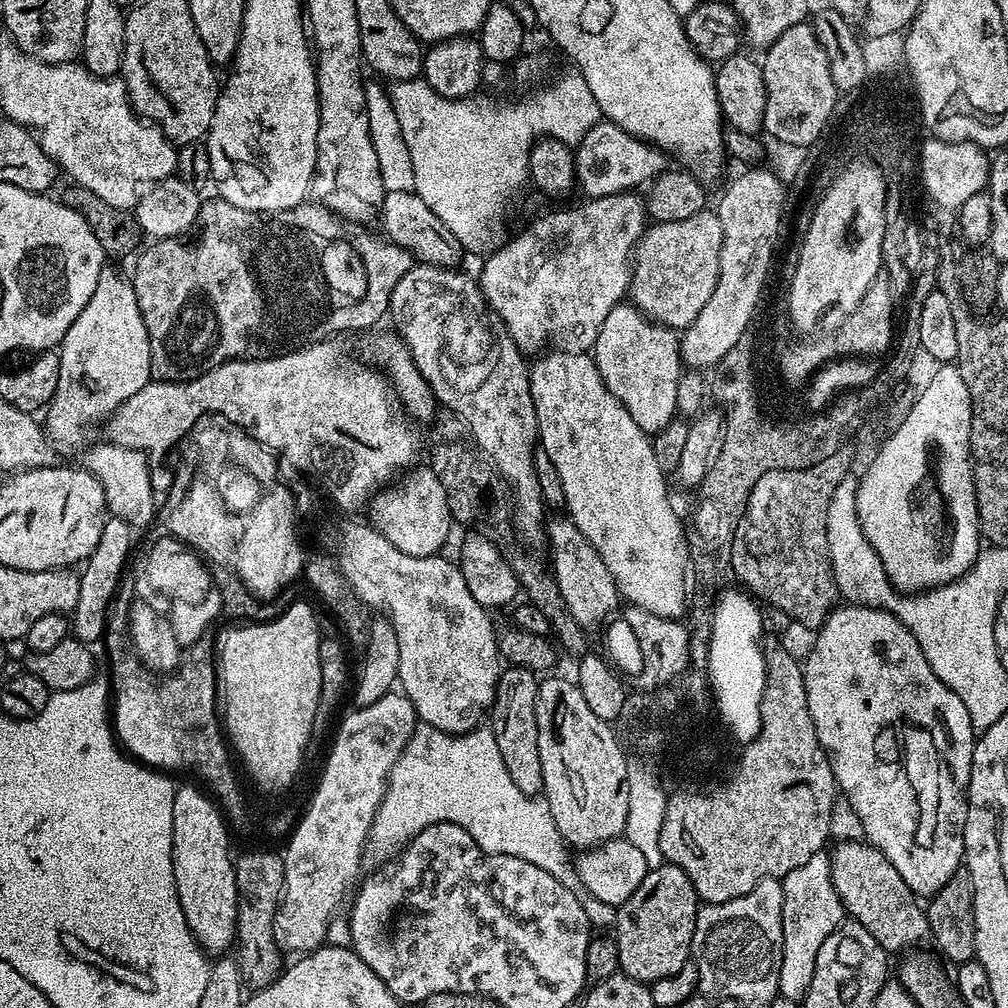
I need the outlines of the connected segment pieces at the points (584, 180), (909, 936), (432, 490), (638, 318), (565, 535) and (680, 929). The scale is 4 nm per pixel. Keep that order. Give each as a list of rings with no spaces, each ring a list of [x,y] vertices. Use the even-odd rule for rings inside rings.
[[[601,122],[581,138],[575,149],[574,180],[580,183],[588,198],[615,196],[617,192],[631,189],[634,184],[655,181],[665,171],[664,160],[665,153],[659,148],[622,131],[614,123]]]
[[[860,838],[841,839],[839,843],[840,845],[836,849],[831,849],[830,859],[834,890],[842,902],[845,913],[851,919],[862,922],[862,926],[866,926],[866,930],[870,930],[874,934],[874,938],[888,954],[893,954],[892,952],[898,951],[899,948],[908,948],[911,944],[918,943],[923,936],[925,939],[929,935],[927,911],[922,907],[916,893],[910,890],[910,886],[906,886],[906,882],[902,882],[902,874],[898,874],[898,870],[894,870],[892,863],[880,853],[879,848]]]
[[[420,472],[409,482],[405,492],[398,492],[393,496],[375,498],[374,511],[370,516],[371,527],[385,536],[395,548],[402,550],[402,554],[437,555],[441,551],[440,547],[447,542],[454,524],[453,514],[447,506],[447,495],[441,482],[437,480],[437,473]]]
[[[621,302],[606,314],[594,345],[594,359],[606,386],[630,410],[643,432],[661,432],[677,415],[678,382],[682,375],[677,333],[648,319],[635,304]]]
[[[563,519],[556,520],[553,524],[551,521],[550,524],[550,544],[552,540],[552,552],[556,555],[554,579],[560,587],[570,614],[583,629],[591,630],[600,623],[603,625],[613,615],[611,612],[615,610],[616,603],[621,603],[622,597],[616,589],[610,570],[606,570],[606,562],[602,562],[598,550],[594,550],[592,543],[580,533],[573,520]]]
[[[667,862],[649,868],[642,886],[616,908],[614,939],[618,946],[620,971],[649,986],[670,974],[678,974],[692,955],[698,897],[690,878],[678,866]]]

